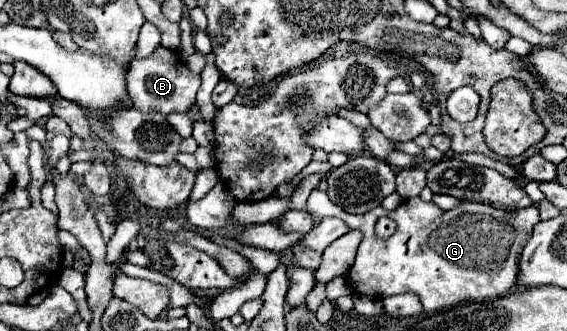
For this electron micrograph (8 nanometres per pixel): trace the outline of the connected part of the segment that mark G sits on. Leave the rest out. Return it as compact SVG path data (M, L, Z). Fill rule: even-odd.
M317 189L311 193L311 213L319 217L339 217L349 229L363 233L355 263L347 273L347 281L355 293L381 299L413 293L429 315L469 301L491 301L515 287L517 259L533 227L539 223L537 207L503 211L493 205L463 201L457 209L441 211L435 203L421 201L421 197L403 201L395 211L375 207L363 215L349 215L339 209L327 193ZM383 215L397 223L389 239L379 239L373 233L375 221Z

